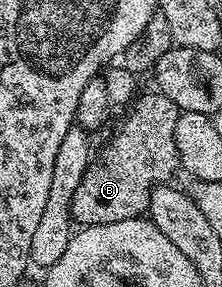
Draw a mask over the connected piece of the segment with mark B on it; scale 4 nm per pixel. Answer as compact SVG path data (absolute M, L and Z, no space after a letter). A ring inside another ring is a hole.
M150 89L143 95L132 104L133 112L118 125L109 144L90 162L81 184L75 189L71 201L74 224L90 227L142 218L149 209L149 192L168 184L172 180L169 178L178 174L181 162L175 149L175 121L179 121L181 112L175 101L163 97L159 90Z

